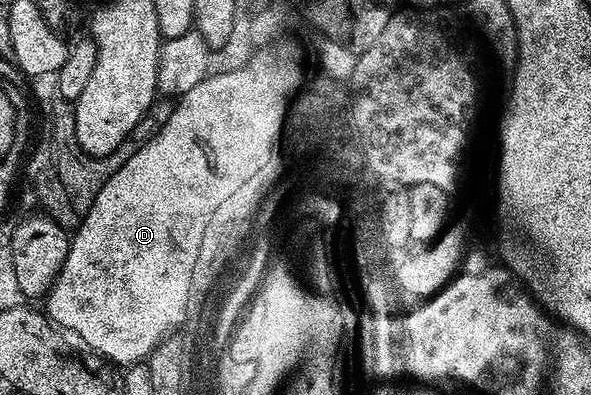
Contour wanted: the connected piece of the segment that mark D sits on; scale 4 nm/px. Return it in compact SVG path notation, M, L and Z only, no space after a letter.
M280 37L275 41L268 41L257 46L260 48L253 55L249 54L245 64L238 69L231 69L230 72L217 75L205 74L198 81L198 85L194 85L184 95L179 96L177 103L180 104L169 113L168 120L157 129L156 136L153 139L145 138L140 148L130 157L130 161L126 161L126 165L119 167L108 180L100 185L96 190L93 203L89 205L87 211L83 212L79 226L71 232L66 261L46 296L46 302L48 302L46 315L56 326L82 337L82 341L86 341L90 350L95 351L109 364L144 363L148 354L162 340L169 338L175 332L172 331L175 327L179 328L184 323L180 317L180 311L184 311L184 283L188 283L188 263L192 263L192 255L196 255L196 244L202 245L200 224L205 224L204 215L208 215L208 207L216 204L216 199L221 199L224 191L236 187L240 179L248 179L248 175L252 175L252 171L256 171L256 167L264 163L264 155L268 155L268 149L271 146L277 146L278 125L283 124L289 105L305 86L304 59L300 56L300 47L294 40L284 38Z

